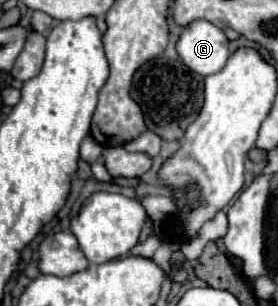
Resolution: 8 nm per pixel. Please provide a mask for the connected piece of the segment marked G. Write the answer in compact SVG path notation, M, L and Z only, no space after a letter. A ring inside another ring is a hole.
M195 20L183 28L177 52L183 64L201 76L219 72L231 54L225 32L207 20Z

